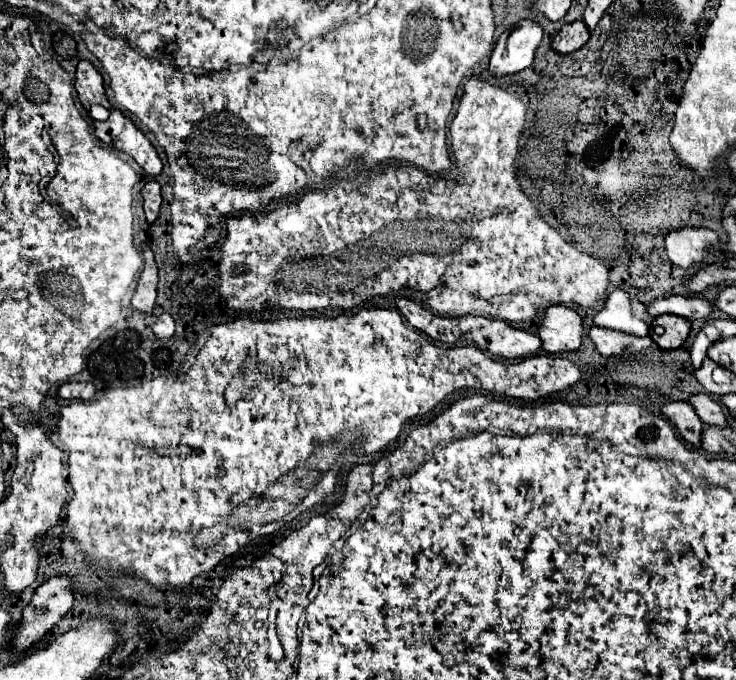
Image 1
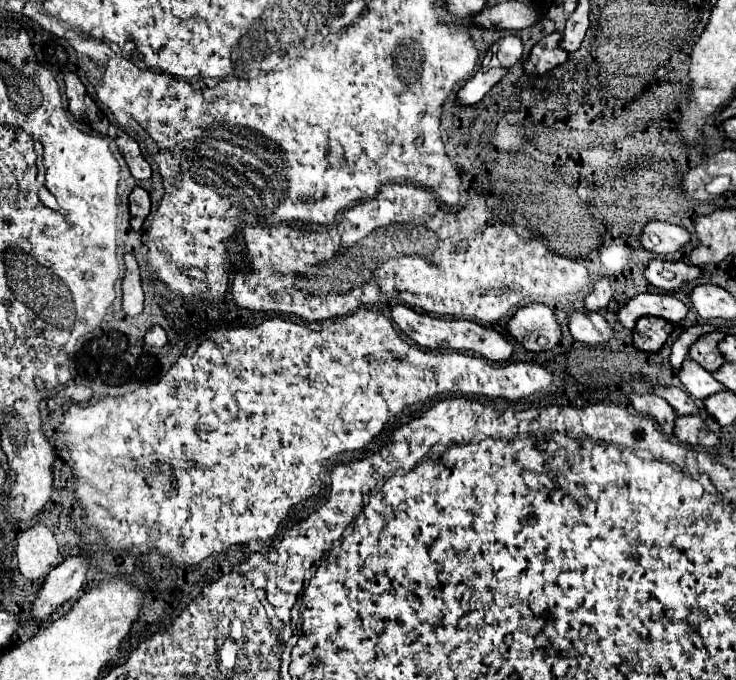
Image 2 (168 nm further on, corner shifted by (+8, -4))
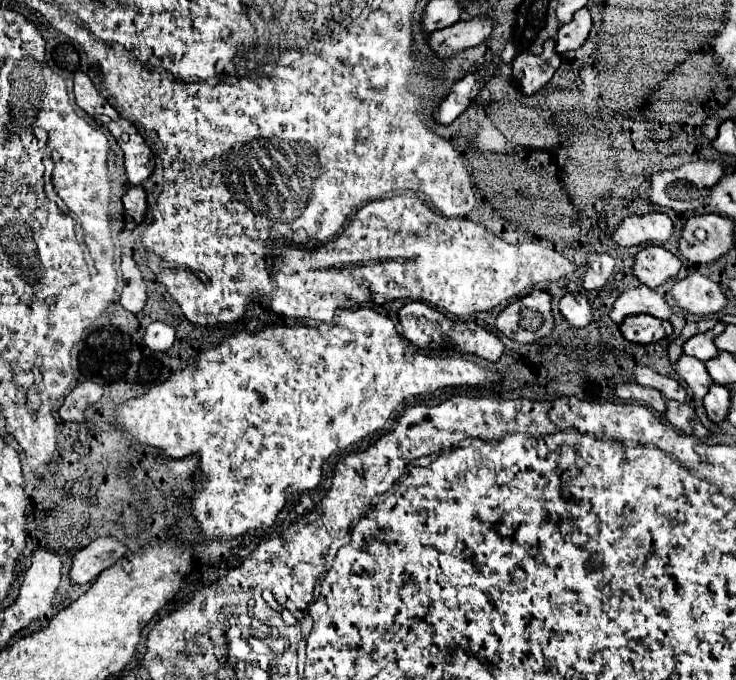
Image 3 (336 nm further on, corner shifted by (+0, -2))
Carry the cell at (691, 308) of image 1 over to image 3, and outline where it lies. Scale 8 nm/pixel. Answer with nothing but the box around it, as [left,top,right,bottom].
[609,284,671,322]

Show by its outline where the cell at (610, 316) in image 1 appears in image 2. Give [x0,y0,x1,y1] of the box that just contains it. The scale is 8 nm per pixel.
[585,278,613,314]

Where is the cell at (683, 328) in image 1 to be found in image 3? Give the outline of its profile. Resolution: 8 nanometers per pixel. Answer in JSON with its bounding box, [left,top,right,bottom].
[619,314,673,344]

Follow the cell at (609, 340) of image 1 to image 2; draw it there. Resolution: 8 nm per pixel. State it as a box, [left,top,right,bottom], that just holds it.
[569,312,615,346]

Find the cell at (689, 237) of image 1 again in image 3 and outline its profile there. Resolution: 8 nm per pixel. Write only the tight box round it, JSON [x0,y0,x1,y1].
[611,212,673,246]

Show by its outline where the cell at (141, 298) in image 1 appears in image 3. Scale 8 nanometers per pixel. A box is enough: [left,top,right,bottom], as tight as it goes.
[121,256,147,314]

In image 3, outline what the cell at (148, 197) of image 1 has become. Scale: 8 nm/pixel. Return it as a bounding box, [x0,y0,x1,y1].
[123,186,147,222]

